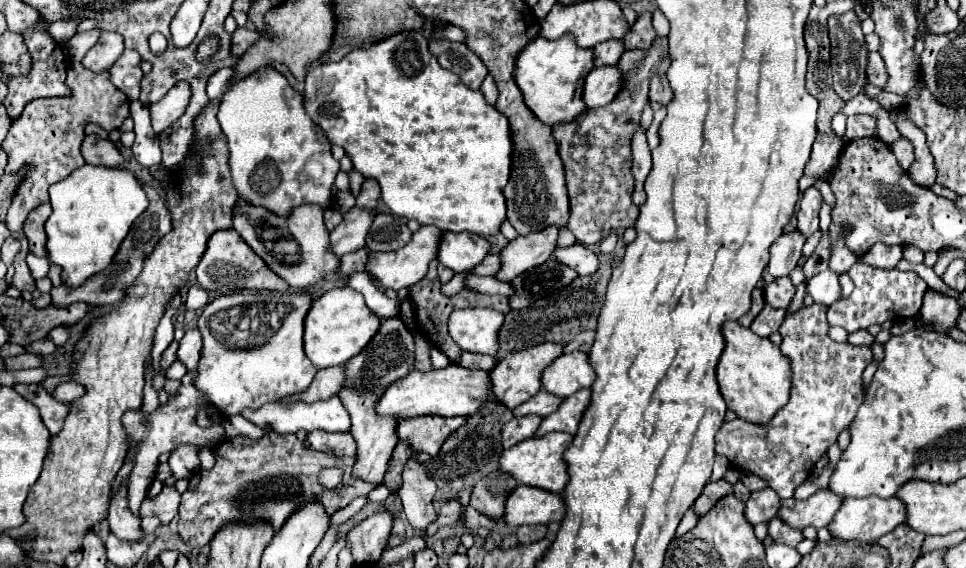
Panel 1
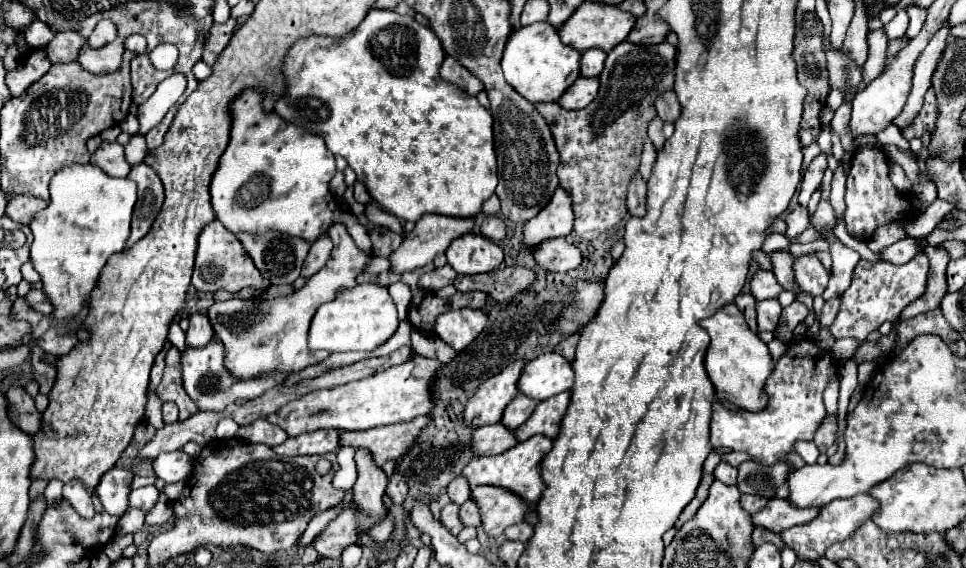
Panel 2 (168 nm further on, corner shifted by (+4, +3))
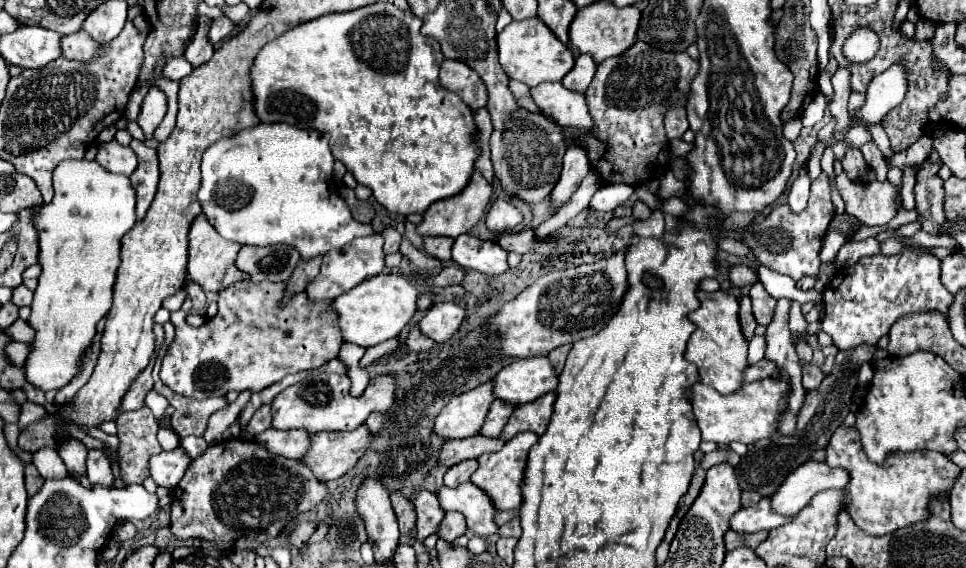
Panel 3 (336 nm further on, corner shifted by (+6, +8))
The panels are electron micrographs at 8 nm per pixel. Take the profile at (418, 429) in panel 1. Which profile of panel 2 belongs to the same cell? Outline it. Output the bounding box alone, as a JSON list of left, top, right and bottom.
[340,417,428,467]

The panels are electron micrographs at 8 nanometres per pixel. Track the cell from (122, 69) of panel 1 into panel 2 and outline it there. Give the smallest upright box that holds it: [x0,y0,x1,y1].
[78,37,124,75]

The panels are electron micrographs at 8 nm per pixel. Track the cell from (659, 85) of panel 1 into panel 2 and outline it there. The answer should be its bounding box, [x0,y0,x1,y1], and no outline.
[656,91,680,123]

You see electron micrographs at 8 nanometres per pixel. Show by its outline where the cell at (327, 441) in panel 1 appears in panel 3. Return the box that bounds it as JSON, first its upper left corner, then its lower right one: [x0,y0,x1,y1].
[254,430,310,458]

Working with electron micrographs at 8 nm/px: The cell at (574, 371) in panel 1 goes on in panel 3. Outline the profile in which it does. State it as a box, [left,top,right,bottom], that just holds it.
[494,356,558,404]

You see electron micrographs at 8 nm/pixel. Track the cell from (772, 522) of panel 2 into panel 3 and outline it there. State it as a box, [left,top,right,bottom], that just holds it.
[730,496,790,532]

